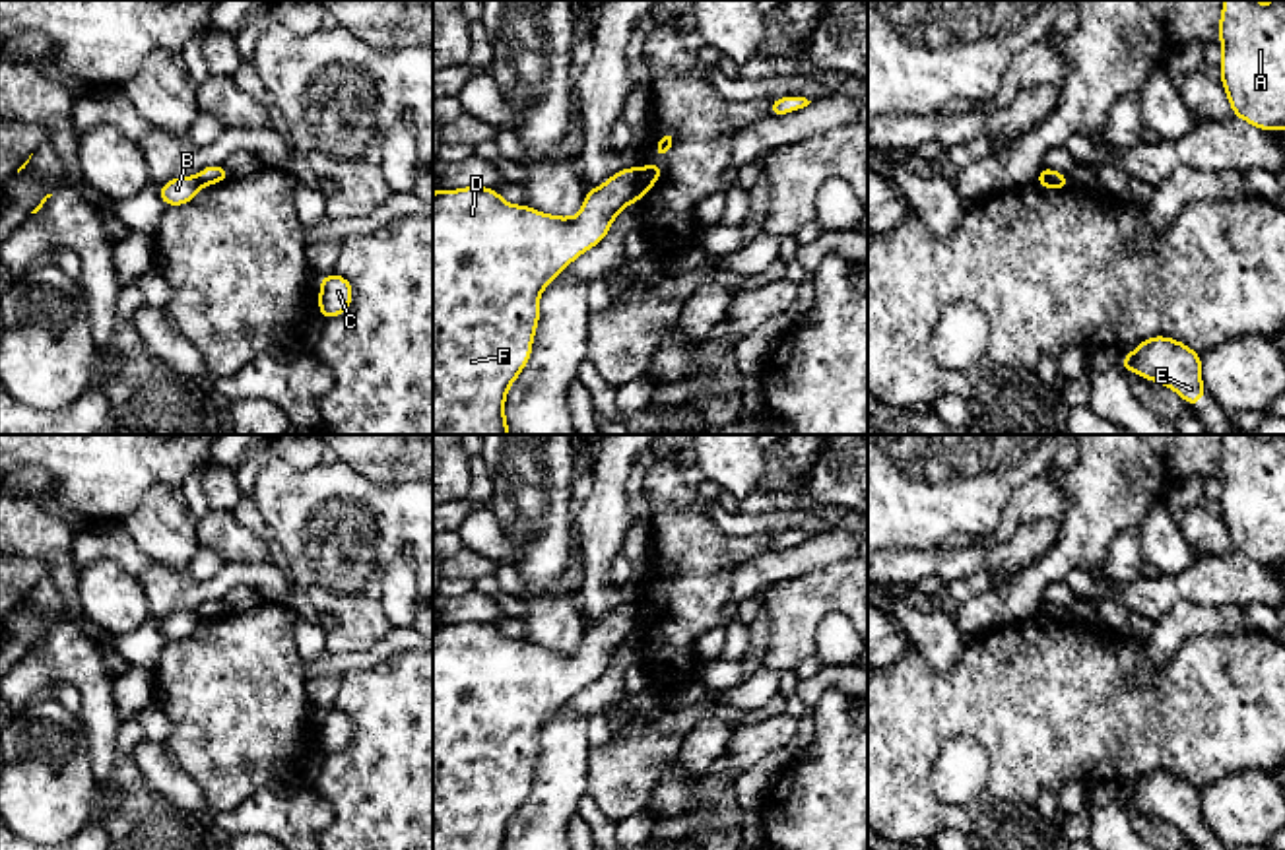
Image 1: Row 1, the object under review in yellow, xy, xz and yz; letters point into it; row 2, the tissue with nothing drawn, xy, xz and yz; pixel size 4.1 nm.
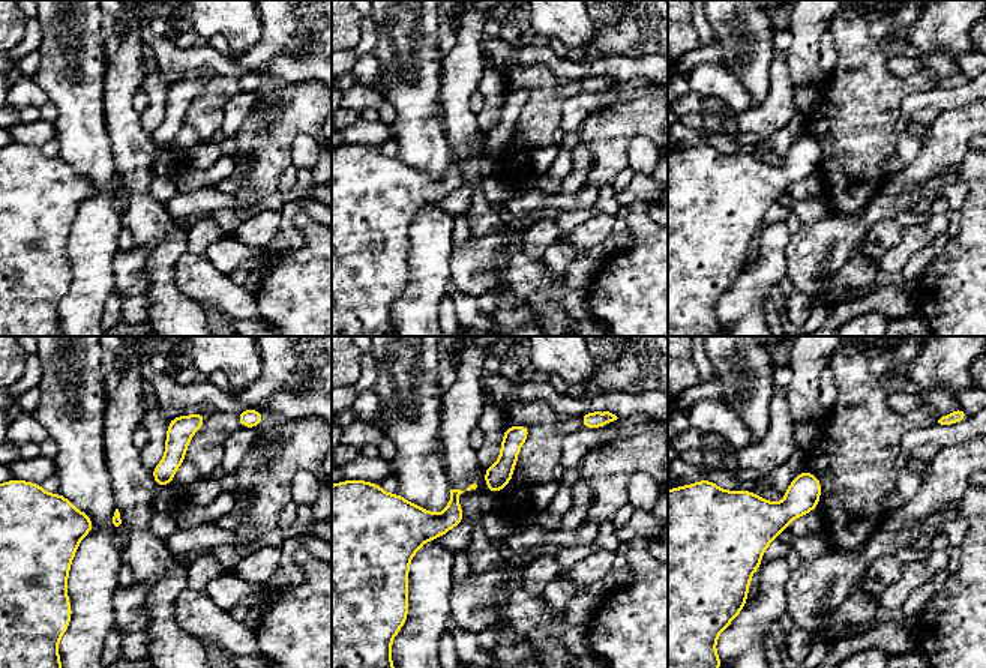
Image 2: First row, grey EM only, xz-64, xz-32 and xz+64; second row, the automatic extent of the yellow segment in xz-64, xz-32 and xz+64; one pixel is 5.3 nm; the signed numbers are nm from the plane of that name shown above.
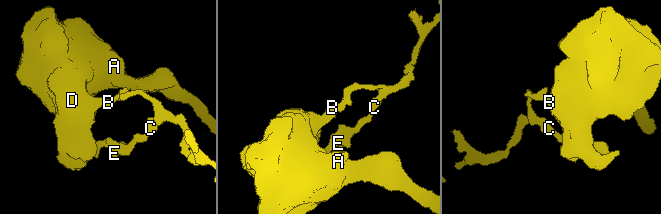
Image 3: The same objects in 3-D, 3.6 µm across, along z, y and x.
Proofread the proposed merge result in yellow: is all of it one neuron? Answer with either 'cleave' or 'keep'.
cleave

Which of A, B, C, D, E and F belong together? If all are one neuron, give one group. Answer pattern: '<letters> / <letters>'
A B D F / C E

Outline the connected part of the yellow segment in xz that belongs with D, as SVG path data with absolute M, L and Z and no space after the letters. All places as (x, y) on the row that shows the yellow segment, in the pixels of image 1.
M625 167L586 190L575 217L547 215L526 204L512 206L497 188L433 192L433 435L511 435L505 398L532 355L540 295L575 258L606 239L613 217L633 202L637 177L637 167Z

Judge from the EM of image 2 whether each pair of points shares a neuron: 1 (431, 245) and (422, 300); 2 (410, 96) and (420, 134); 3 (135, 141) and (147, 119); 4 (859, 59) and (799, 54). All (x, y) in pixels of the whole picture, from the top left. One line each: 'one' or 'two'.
1: one
2: one
3: two
4: two

